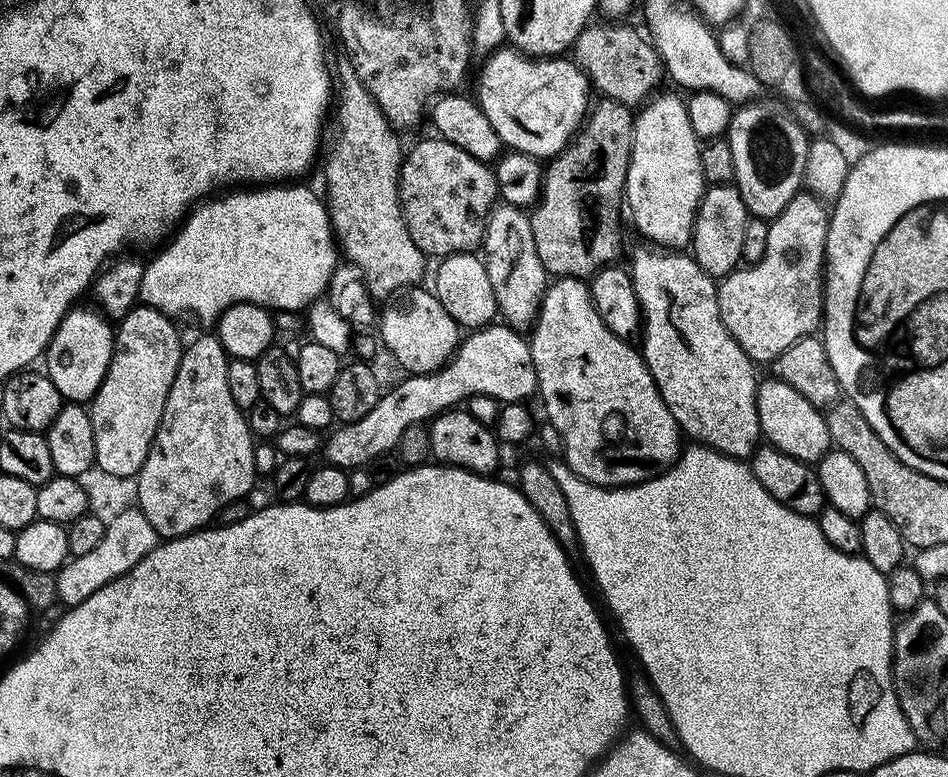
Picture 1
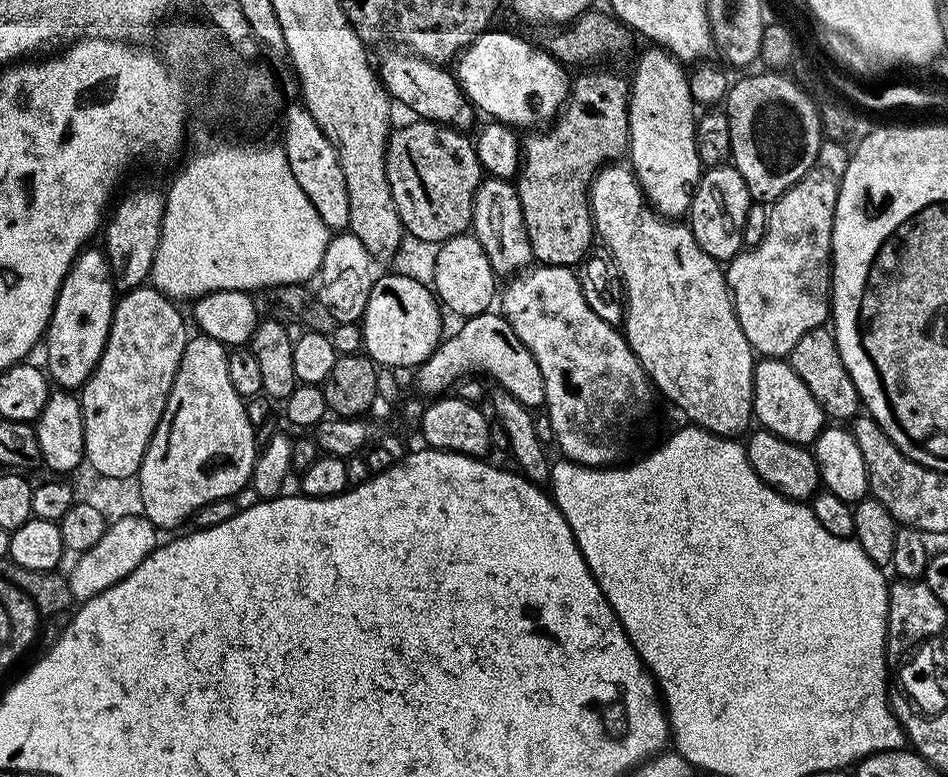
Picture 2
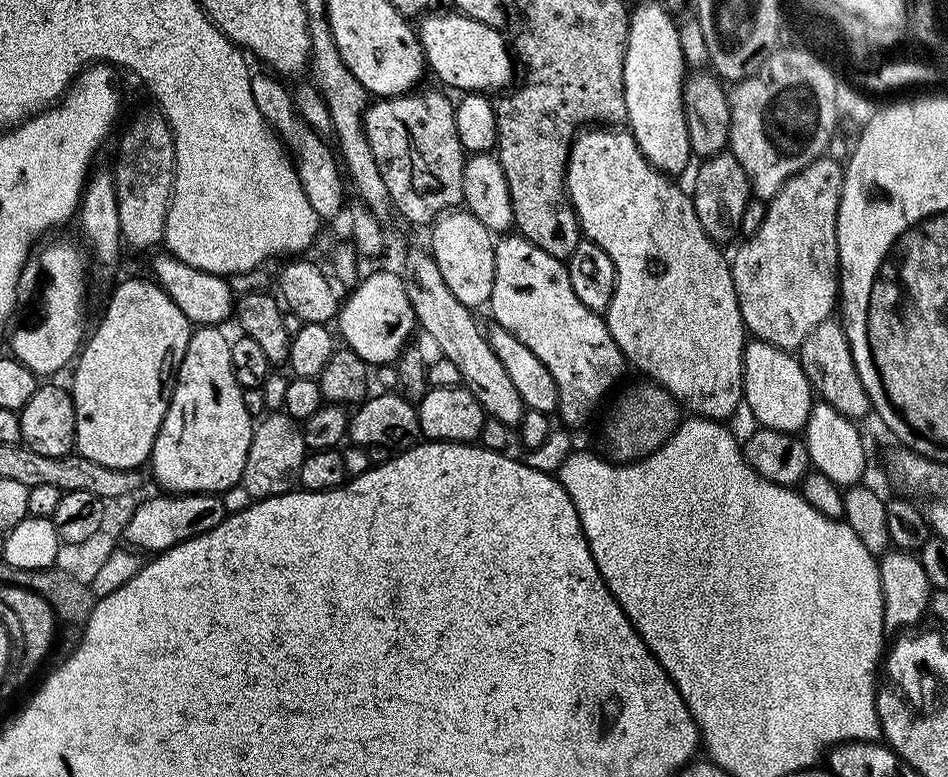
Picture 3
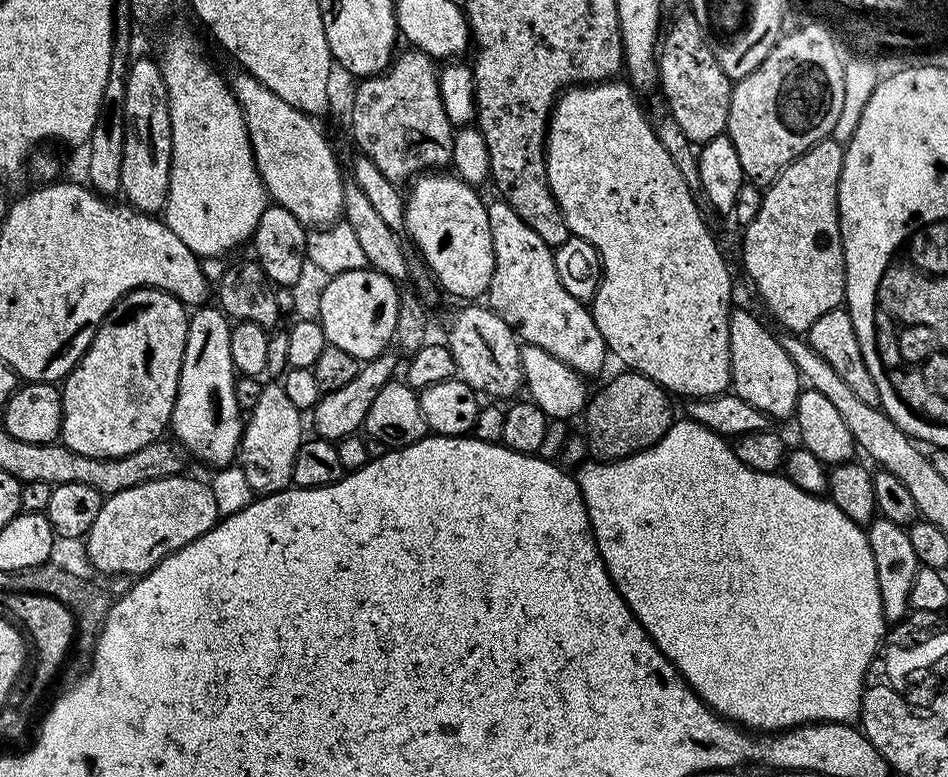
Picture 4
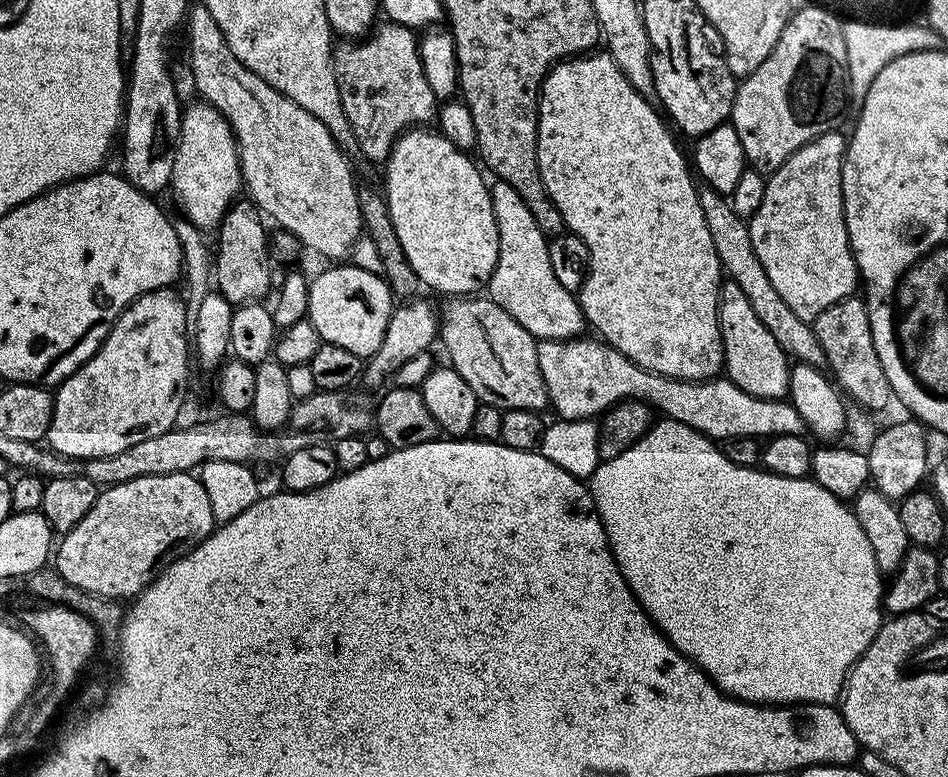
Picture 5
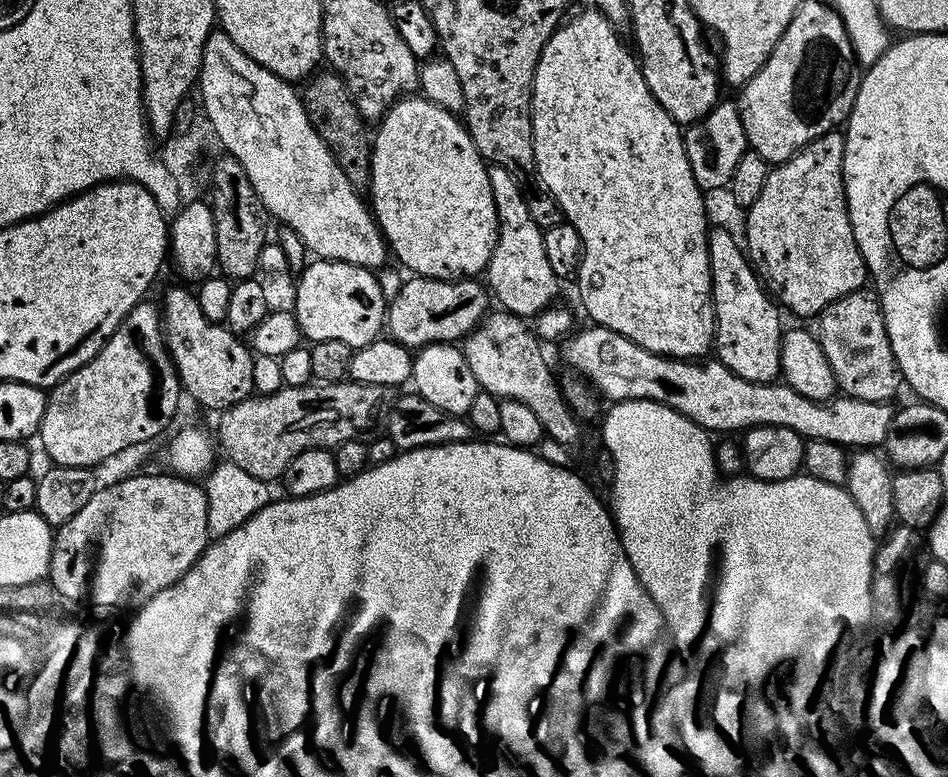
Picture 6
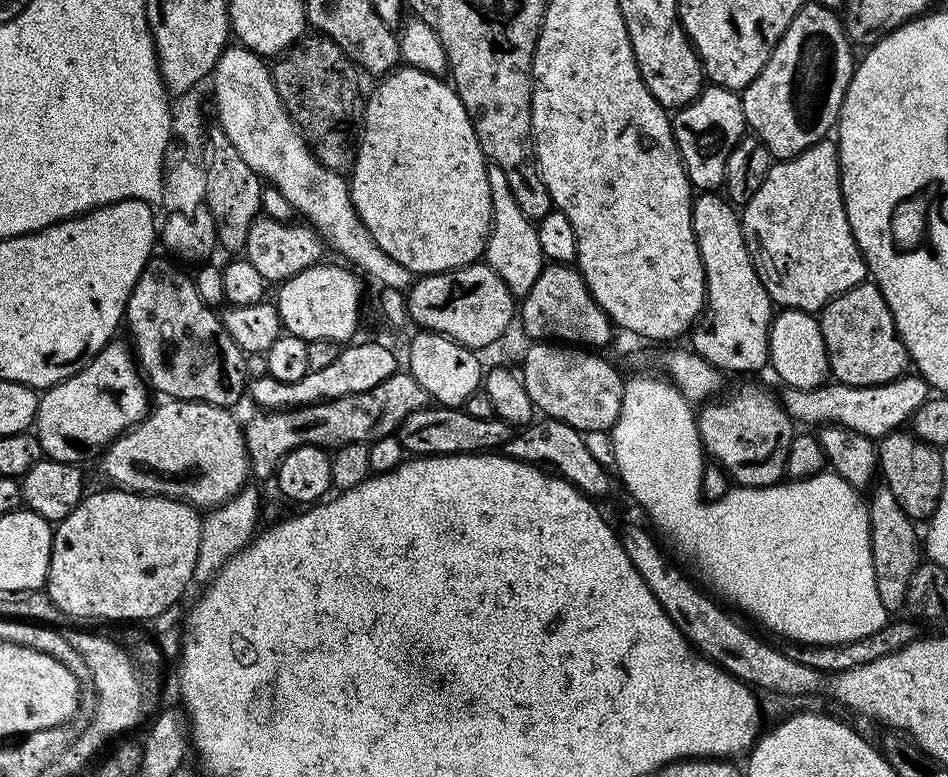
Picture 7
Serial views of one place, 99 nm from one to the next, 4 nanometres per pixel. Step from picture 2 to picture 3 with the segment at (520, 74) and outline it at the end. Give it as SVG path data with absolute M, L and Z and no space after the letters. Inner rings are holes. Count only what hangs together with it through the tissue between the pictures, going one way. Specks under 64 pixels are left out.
M448 10L445 16L432 15L436 14L425 15L419 21L418 35L427 67L431 75L433 72L445 84L445 89L461 88L460 92L464 94L496 94L513 83L514 56L509 41L508 44L504 41L505 33L501 29L461 16L455 10Z

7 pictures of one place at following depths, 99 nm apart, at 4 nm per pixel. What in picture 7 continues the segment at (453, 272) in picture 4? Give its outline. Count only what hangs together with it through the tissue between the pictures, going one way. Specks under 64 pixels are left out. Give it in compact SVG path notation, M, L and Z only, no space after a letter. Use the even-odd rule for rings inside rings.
M397 67L377 84L380 85L370 92L364 106L360 143L356 146L356 160L352 164L350 173L352 202L358 218L362 220L371 238L385 251L386 255L394 258L395 262L400 262L402 266L406 266L406 269L415 274L453 272L456 268L477 263L483 257L484 249L488 247L488 235L492 233L492 199L488 181L488 164L478 146L474 126L466 114L466 106L462 106L455 88L447 79L412 67Z

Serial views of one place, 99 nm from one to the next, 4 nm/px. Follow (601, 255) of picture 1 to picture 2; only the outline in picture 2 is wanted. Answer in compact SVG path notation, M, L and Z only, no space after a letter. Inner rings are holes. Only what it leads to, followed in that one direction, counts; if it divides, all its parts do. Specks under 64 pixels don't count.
M584 70L580 77L573 79L570 84L570 95L563 108L560 109L554 122L549 123L543 130L533 131L525 135L522 140L522 159L520 162L519 175L516 176L514 183L516 185L516 195L520 197L522 206L522 218L526 226L526 234L530 238L533 257L540 264L553 264L559 268L576 266L581 263L593 251L592 240L594 241L594 225L592 222L592 210L588 203L588 189L592 187L592 177L600 171L601 168L611 165L613 162L621 159L620 155L629 151L628 142L628 98L630 95L630 84L627 79L615 76L612 72L592 72L596 70Z

